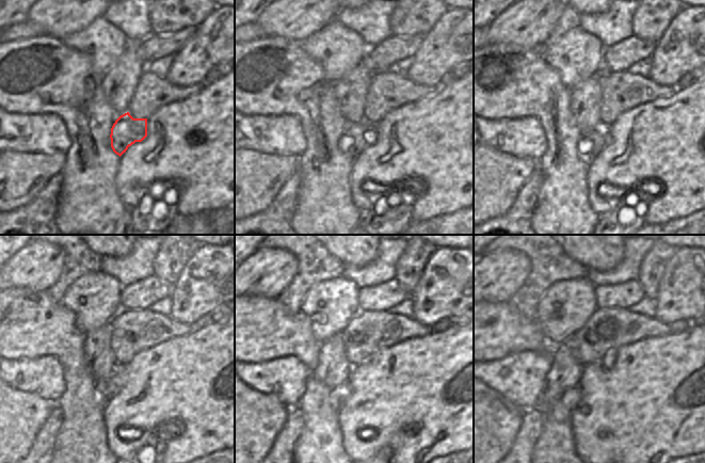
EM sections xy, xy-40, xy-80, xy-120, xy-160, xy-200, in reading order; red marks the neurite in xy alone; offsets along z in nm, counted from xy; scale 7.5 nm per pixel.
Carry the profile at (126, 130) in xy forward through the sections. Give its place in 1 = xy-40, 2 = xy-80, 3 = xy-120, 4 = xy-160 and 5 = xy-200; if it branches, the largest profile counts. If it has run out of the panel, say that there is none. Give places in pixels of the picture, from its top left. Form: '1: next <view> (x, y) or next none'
1: next xy-40 (364, 134)
2: next xy-80 (599, 136)
3: next xy-120 (106, 388)
4: next xy-160 (338, 395)
5: next xy-200 (561, 411)

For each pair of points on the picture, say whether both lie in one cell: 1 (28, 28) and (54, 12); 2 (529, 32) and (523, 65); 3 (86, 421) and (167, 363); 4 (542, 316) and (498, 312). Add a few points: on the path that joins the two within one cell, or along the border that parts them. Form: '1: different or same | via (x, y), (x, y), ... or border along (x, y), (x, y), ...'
1: different | border along (26, 21), (35, 24), (44, 33)
2: different | border along (501, 43), (510, 43), (526, 49), (537, 50)
3: different | border along (105, 401), (102, 417), (107, 434)
4: different | border along (535, 320), (548, 341)

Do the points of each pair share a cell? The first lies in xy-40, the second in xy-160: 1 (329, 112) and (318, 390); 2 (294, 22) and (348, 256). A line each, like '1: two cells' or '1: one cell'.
1: one cell
2: two cells

